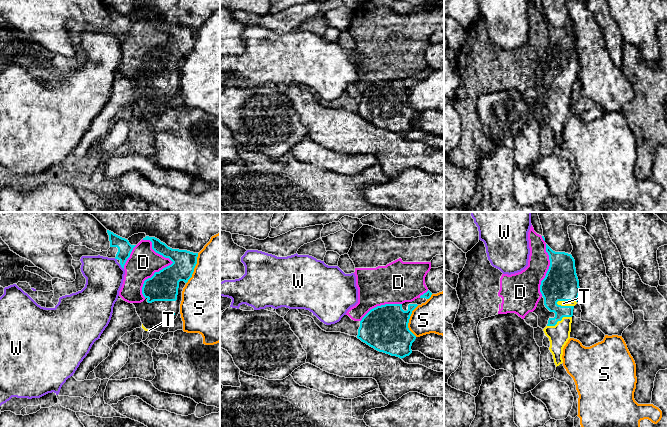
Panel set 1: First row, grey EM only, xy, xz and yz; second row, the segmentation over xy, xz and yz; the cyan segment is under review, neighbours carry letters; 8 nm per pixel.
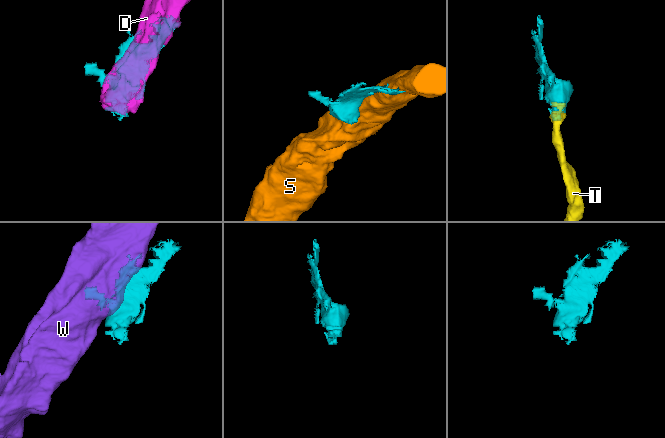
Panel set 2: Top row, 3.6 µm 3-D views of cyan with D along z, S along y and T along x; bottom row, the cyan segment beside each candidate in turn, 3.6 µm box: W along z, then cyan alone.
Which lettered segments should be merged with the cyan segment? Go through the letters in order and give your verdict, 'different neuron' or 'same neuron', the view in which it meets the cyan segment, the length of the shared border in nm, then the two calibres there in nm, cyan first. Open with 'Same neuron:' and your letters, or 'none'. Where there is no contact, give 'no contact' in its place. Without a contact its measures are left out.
Same neuron: T
D: different neuron | xy | 480 nm | 240/240 nm
S: different neuron | xz | 260 nm | 360/300 nm
T: same neuron | yz | 170 nm | 280/50 nm
W: different neuron | xy | 60 nm | 110/300 nm

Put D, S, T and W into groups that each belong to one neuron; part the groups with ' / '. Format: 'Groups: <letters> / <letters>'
Groups: D / S / T / W

